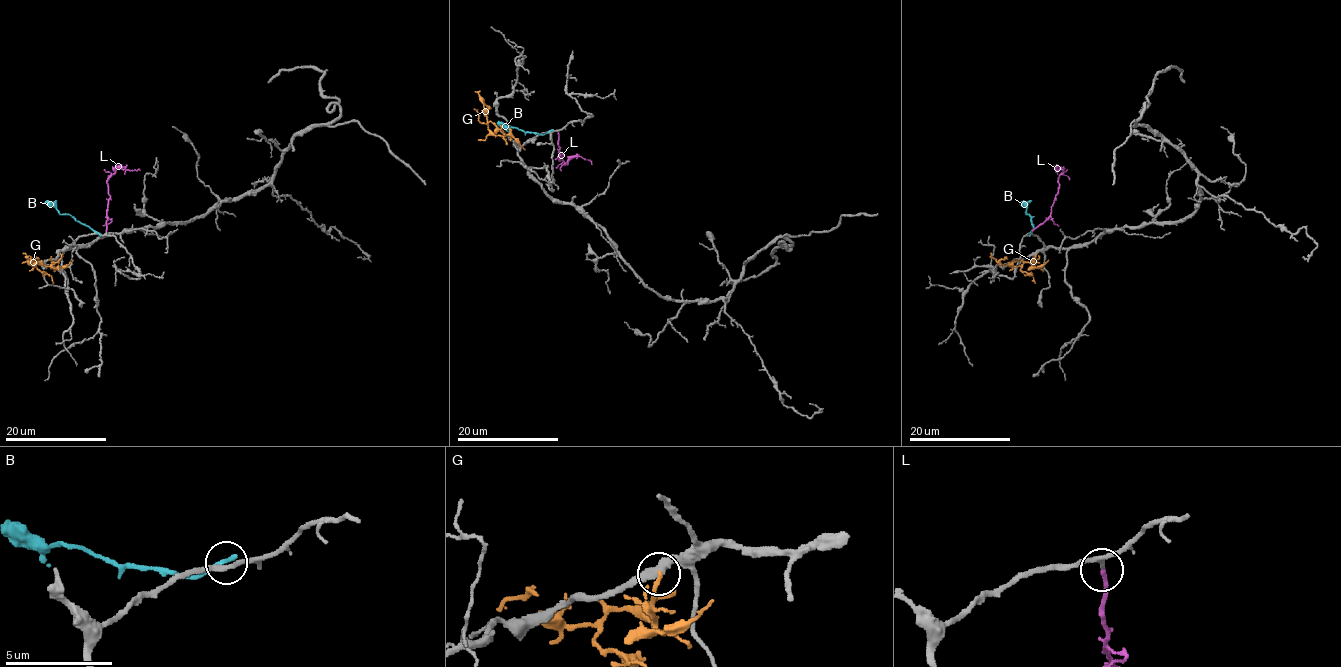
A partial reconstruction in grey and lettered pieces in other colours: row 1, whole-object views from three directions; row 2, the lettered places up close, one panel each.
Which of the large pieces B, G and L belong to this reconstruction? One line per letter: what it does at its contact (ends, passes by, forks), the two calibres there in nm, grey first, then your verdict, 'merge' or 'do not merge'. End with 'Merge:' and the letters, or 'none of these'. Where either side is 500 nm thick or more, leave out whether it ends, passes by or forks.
B: it ends there; 240 nm thick on the grey side, 240 nm on the other; do not merge
G: it ends there; 360 nm thick on the grey side, 160 nm on the other; do not merge
L: it ends there; 160 nm thick on the grey side, 190 nm on the other; merge
Merge: L

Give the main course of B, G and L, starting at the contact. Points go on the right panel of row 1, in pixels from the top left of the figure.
B: (1030, 234), (1032, 218), (1027, 215), (1027, 207), (1021, 201)
G: (1035, 254), (1034, 265), (1027, 263), (1002, 265), (990, 253)
L: (1032, 230), (1049, 216), (1058, 179), (1063, 172), (1057, 168), (1063, 170)

